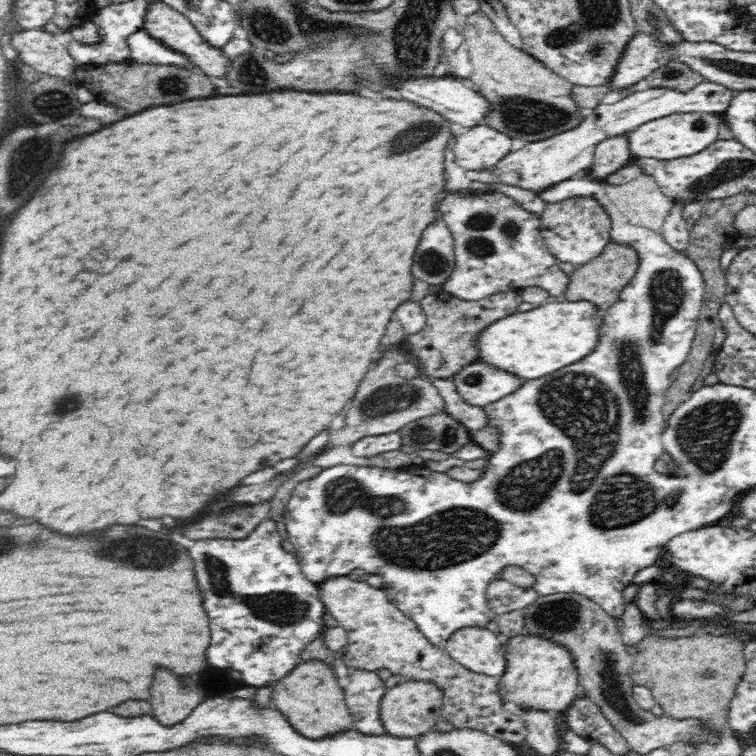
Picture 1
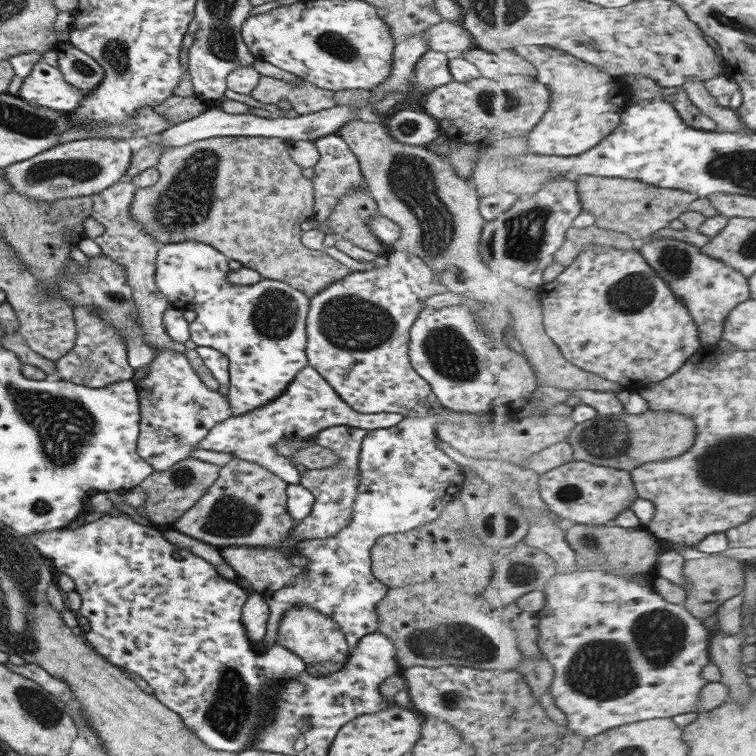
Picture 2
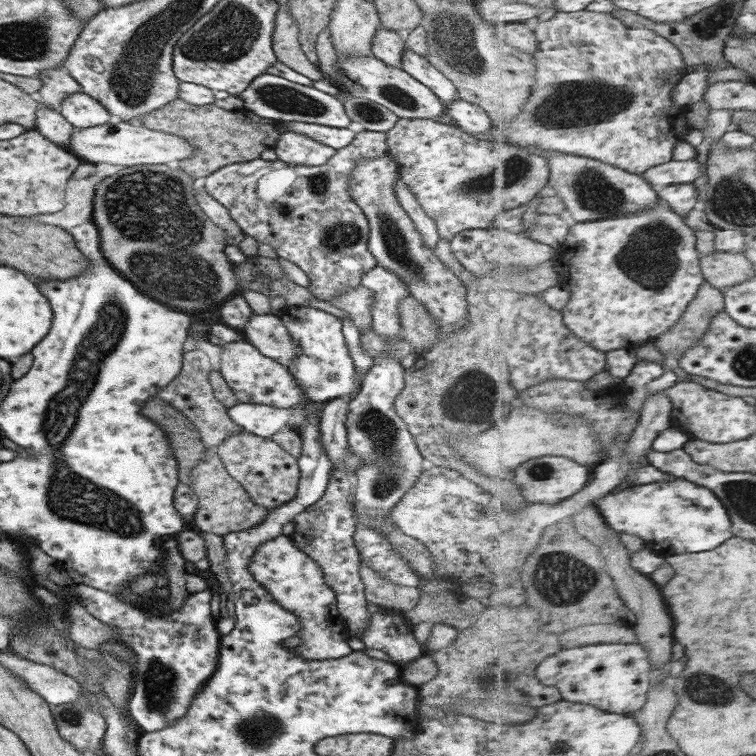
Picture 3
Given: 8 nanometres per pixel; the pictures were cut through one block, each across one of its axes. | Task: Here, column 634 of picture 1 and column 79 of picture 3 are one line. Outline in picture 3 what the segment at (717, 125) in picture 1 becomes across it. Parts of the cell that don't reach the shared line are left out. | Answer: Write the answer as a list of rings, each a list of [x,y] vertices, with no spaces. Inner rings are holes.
[[[115,119],[102,126],[75,129],[70,138],[69,148],[71,148],[70,152],[77,155],[83,162],[94,162],[94,164],[126,162],[126,166],[131,167],[153,164],[173,166],[191,157],[195,151],[195,148],[182,137],[151,130],[146,123],[131,125]]]

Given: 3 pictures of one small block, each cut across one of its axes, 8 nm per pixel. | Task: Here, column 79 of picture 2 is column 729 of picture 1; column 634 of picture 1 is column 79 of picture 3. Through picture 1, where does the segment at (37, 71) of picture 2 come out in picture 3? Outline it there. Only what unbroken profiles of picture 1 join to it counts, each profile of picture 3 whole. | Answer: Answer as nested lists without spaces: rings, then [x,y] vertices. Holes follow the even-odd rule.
[[[82,91],[66,98],[62,102],[60,112],[75,129],[102,126],[113,119],[112,114],[102,104]]]

